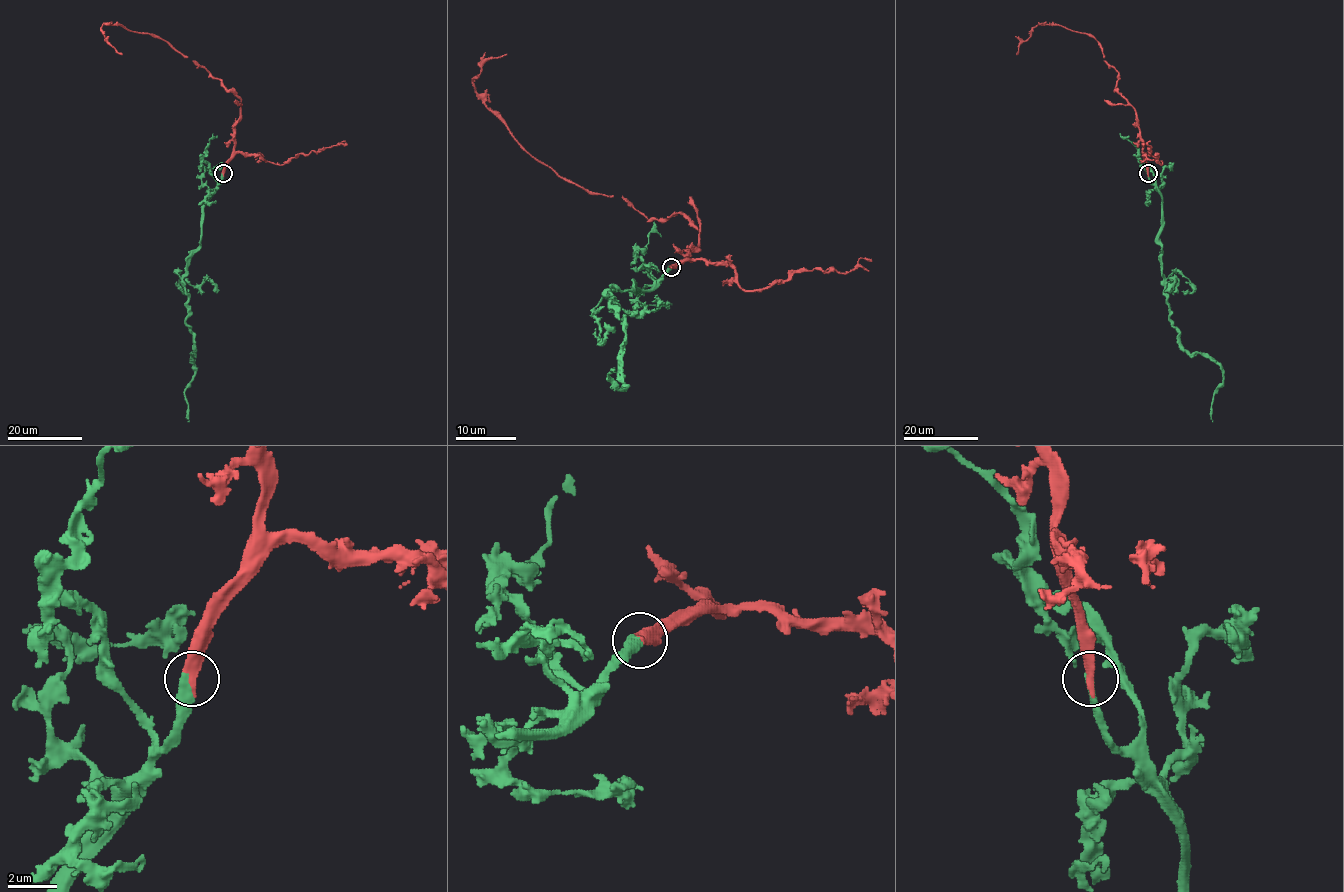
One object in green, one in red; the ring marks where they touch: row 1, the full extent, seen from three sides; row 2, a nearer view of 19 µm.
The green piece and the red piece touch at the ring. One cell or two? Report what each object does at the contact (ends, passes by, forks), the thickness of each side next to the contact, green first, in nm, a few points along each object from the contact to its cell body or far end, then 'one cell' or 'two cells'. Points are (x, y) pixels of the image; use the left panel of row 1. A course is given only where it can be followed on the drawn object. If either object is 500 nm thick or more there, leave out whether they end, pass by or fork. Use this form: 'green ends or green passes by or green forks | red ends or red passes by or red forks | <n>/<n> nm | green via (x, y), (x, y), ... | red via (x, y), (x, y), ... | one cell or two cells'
green ends | red ends | 360/400 nm | green via (223, 173), (203, 208), (200, 244), (182, 279), (185, 323), (195, 353), (194, 379), (184, 395), (187, 422) | red via (223, 173), (233, 149), (241, 100), (219, 79), (166, 41), (121, 25), (103, 24), (107, 41), (122, 54) | one cell

